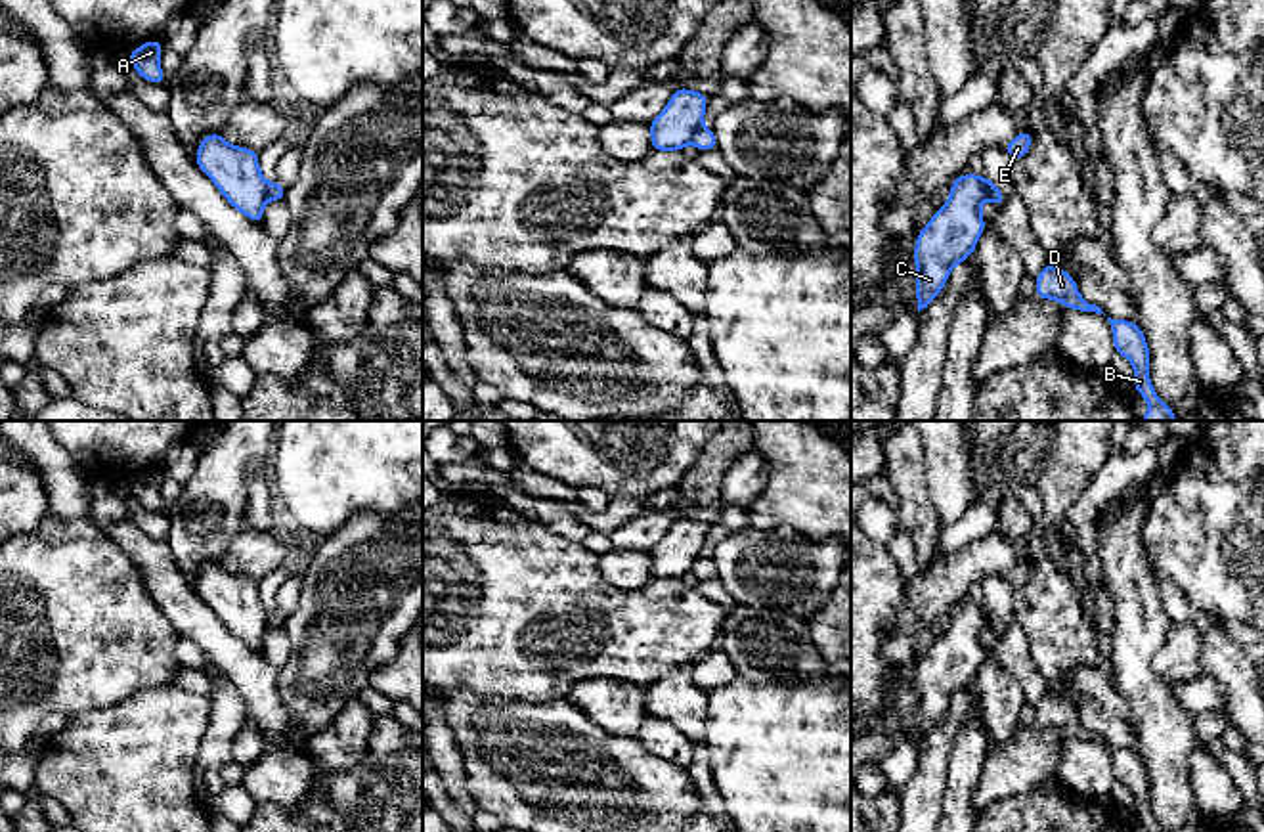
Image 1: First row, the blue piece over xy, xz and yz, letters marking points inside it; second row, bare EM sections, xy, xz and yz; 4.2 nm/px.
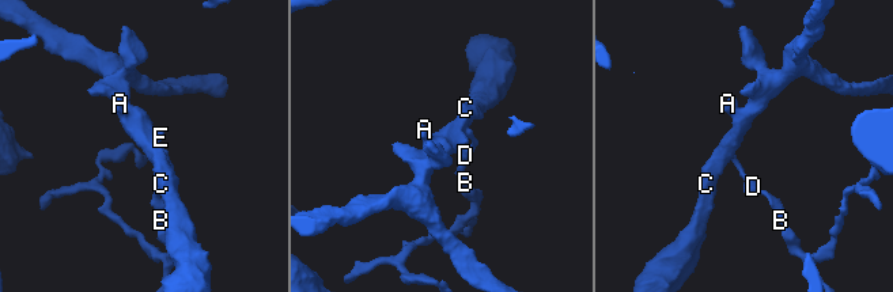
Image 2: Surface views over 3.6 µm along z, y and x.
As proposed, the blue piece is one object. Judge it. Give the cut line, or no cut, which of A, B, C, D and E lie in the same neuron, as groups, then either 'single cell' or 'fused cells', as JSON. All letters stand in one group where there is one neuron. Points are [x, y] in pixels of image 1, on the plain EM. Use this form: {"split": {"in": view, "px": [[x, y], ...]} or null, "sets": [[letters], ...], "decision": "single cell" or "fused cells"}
{"split": {"in": "xz", "px": [[698, 555], [689, 570]]}, "sets": [["A", "C", "E"], ["B", "D"]], "decision": "fused cells"}

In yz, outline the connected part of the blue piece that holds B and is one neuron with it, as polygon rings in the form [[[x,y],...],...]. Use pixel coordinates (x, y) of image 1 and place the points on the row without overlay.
[[[1111,748],[1115,780],[1124,784],[1134,794],[1134,815],[1147,832],[1165,832],[1149,809],[1149,775],[1134,750]]]

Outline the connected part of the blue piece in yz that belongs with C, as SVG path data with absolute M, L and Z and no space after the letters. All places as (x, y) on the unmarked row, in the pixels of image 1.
M960 602L948 616L947 631L916 664L912 685L918 740L943 719L950 698L975 681L977 668L987 658L981 631L992 629L994 612L987 604Z

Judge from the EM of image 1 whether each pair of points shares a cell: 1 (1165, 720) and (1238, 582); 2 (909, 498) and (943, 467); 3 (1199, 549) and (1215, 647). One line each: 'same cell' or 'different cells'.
1: different cells
2: different cells
3: different cells

